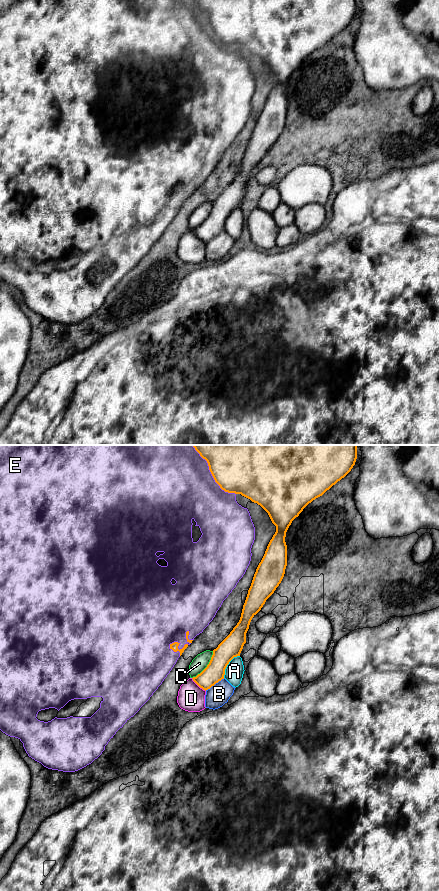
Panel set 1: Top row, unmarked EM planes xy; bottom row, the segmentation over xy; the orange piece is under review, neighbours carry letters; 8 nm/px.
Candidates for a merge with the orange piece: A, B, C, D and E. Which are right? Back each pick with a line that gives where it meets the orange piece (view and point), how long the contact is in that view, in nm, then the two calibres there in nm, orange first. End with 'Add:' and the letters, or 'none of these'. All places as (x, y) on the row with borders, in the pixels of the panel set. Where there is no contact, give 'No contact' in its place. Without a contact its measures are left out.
Add: none of these

